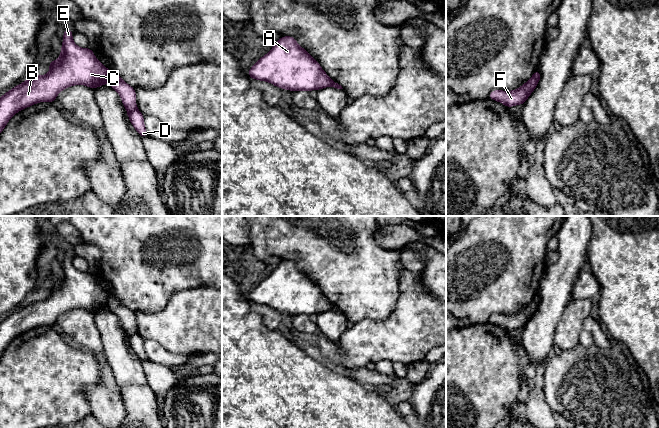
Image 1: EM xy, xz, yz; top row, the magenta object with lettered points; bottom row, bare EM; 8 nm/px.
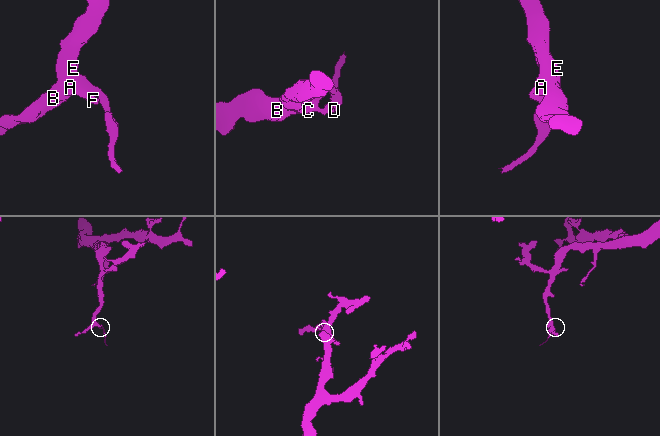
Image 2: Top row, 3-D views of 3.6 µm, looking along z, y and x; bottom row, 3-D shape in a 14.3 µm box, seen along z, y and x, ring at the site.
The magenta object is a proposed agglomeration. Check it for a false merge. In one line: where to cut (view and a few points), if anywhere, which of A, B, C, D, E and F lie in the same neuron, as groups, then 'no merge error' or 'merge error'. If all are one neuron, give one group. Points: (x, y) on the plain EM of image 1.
xy (109, 294), (107, 305) | A B C E F / D | merge error

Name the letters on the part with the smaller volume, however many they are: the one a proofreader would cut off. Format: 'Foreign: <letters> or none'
Foreign: D

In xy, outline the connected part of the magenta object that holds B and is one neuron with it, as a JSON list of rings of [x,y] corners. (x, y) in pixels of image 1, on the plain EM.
[[[69,251],[64,253],[61,278],[57,284],[48,286],[50,294],[46,299],[32,300],[0,321],[0,358],[17,336],[36,327],[52,327],[68,311],[82,308],[95,314],[108,306],[109,293],[95,281],[92,273],[77,270],[72,263],[73,258]]]

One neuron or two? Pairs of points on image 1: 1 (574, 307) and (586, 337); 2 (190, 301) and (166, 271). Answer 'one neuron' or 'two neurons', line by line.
1: two neurons
2: two neurons

